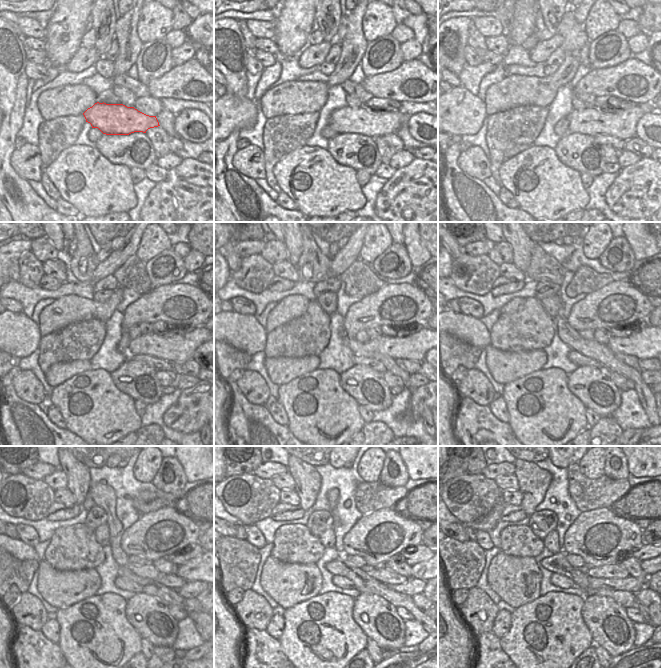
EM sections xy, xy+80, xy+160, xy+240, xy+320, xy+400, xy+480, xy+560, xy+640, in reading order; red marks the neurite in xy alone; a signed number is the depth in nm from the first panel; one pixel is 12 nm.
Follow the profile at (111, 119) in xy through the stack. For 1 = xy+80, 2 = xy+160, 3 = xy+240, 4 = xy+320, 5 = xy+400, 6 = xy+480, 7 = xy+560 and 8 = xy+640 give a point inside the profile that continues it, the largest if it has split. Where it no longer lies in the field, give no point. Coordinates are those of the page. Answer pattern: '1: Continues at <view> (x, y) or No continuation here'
1: Continues at xy+80 (359, 120)
2: Continues at xy+160 (590, 121)
3: Continues at xy+240 (180, 348)
4: Continues at xy+320 (414, 347)
5: Continues at xy+400 (641, 344)
6: Continues at xy+480 (193, 570)
7: Continues at xy+560 (417, 570)
8: Continues at xy+640 (641, 561)

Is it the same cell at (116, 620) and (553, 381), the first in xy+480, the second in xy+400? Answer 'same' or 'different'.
same

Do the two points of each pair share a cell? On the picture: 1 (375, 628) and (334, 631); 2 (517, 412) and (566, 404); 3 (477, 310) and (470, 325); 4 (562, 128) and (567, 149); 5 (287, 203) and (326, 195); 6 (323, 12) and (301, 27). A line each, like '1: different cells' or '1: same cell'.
1: different cells
2: same cell
3: different cells
4: different cells
5: different cells
6: different cells

